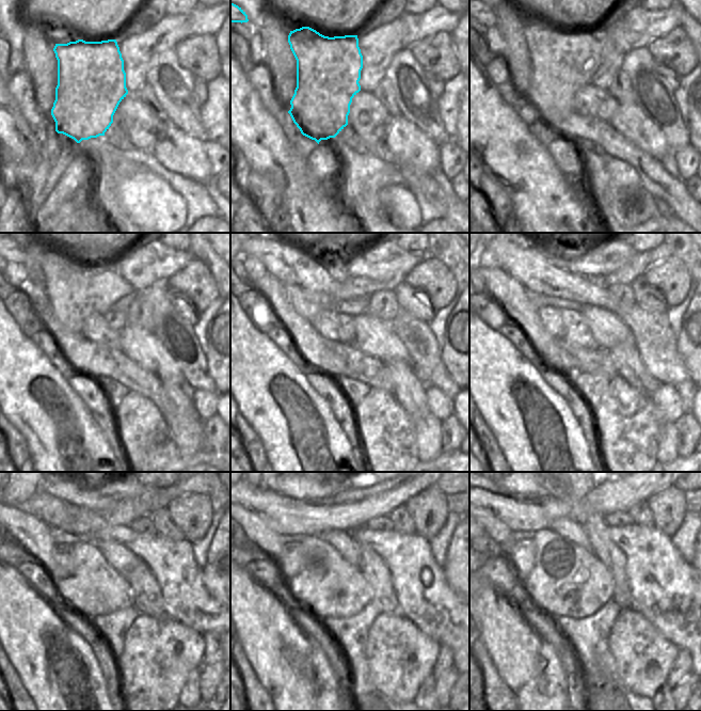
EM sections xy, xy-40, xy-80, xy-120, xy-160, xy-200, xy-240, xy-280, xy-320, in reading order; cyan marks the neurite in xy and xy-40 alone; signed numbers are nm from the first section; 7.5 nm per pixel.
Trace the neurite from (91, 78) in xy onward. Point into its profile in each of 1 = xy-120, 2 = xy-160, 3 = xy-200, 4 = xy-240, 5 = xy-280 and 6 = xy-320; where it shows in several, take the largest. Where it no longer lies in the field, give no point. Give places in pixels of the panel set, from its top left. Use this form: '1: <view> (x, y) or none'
1: xy-120 (76, 291)
2: xy-160 (313, 286)
3: xy-200 (547, 285)
4: xy-240 (179, 579)
5: xy-280 (425, 598)
6: xy-320 (666, 589)

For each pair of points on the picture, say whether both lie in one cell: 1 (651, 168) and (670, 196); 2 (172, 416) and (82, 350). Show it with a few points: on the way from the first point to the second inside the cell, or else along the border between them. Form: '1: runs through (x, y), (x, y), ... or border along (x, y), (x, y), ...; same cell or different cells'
1: runs through (654, 175), (656, 183), (663, 189); same cell
2: runs through (155, 393), (144, 382), (114, 363), (106, 361); same cell

